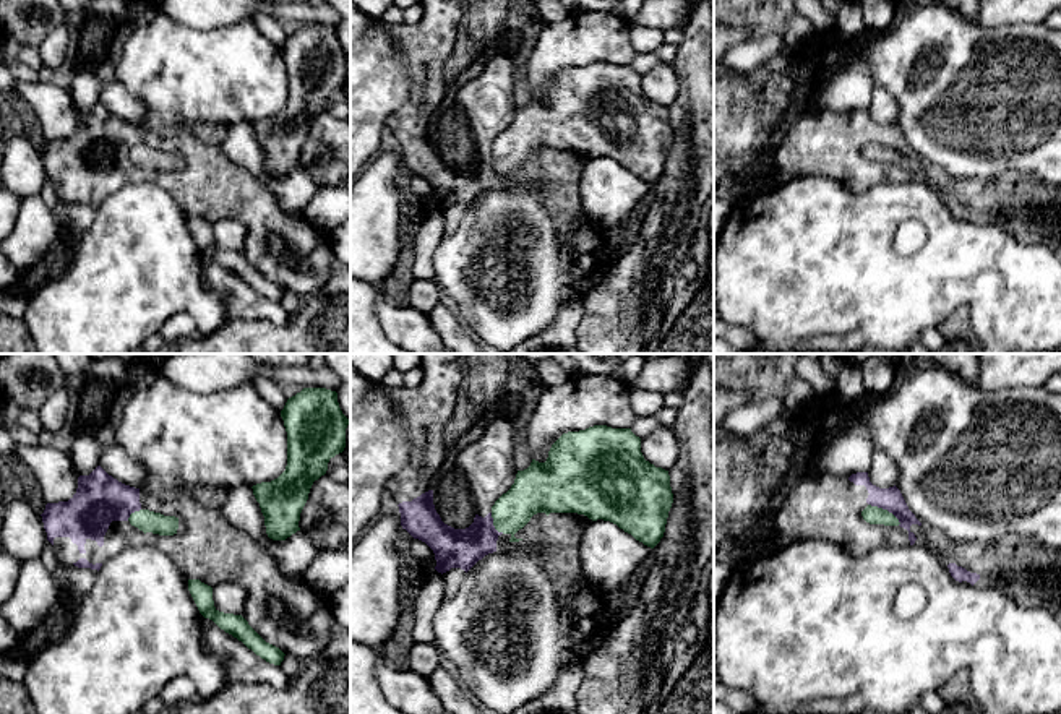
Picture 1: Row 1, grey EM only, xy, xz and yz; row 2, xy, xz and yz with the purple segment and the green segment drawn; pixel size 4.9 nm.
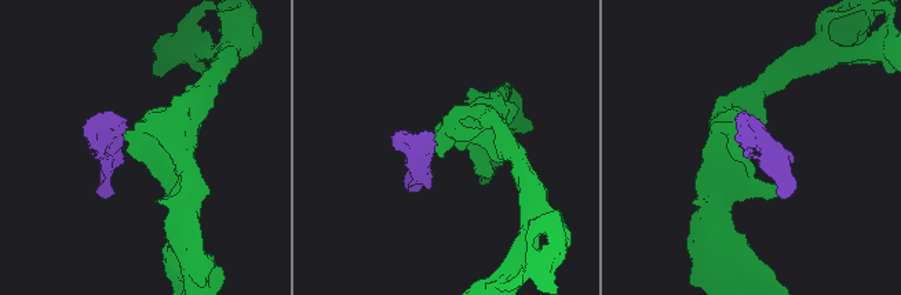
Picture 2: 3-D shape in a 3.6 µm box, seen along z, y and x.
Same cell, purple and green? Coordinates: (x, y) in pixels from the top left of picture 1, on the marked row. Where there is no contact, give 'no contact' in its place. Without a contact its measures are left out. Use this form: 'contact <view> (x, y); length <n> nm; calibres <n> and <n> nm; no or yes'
contact yz (884, 508); length 190 nm; calibres 120 and 90 nm; no

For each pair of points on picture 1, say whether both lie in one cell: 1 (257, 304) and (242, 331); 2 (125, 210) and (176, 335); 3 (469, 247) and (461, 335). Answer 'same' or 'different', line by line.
1: different
2: different
3: different

